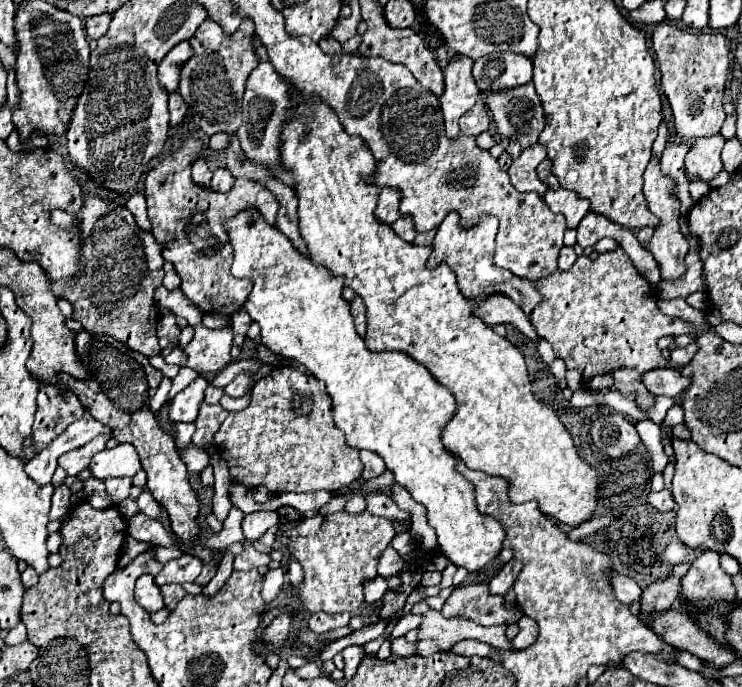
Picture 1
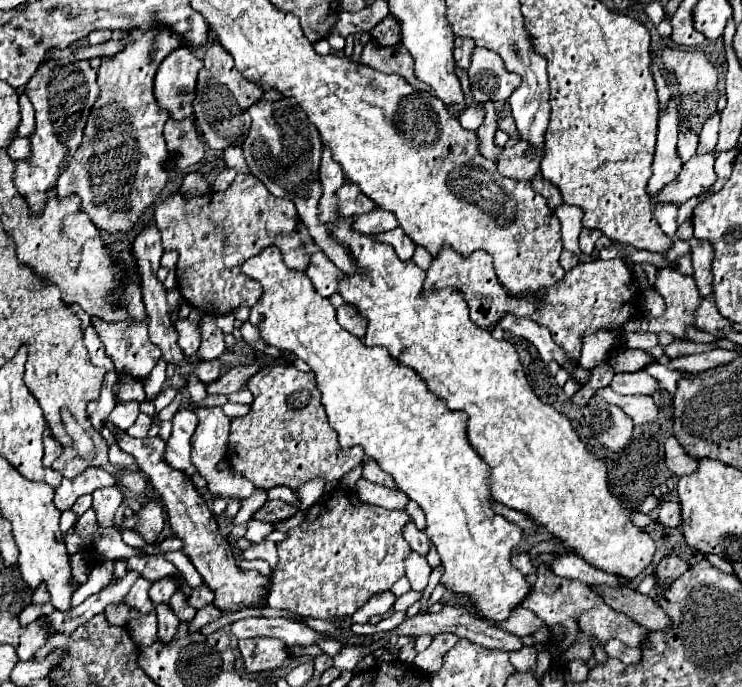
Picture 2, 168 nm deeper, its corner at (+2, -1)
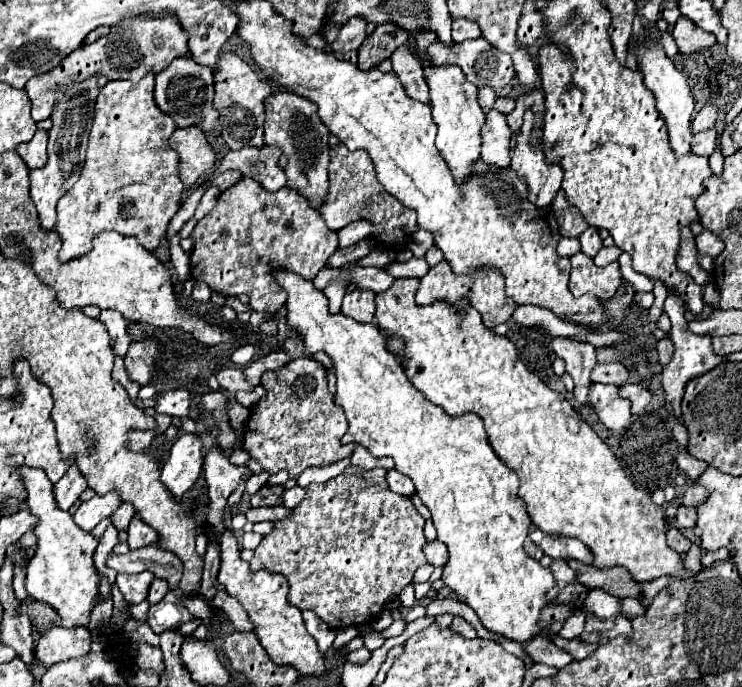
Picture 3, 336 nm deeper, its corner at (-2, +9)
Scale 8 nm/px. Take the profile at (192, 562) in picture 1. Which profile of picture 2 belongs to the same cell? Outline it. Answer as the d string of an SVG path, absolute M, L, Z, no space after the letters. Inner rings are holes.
M164 576L164 580L156 580L156 584L152 584L150 598L154 600L154 604L168 602L176 590L178 590L178 576Z

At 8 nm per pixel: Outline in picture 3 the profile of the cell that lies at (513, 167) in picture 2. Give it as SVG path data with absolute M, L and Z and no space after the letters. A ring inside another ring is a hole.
M492 108L486 114L486 124L482 126L482 160L498 168L508 168L510 136L512 132L508 130L506 116Z

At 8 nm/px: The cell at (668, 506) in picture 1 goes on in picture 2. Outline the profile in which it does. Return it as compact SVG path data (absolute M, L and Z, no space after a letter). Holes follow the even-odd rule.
M662 502L660 504L660 514L658 514L658 520L664 524L664 526L678 526L680 524L680 504L678 502Z

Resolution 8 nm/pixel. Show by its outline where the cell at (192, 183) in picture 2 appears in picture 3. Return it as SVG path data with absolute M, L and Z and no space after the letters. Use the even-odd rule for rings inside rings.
M250 146L236 152L230 150L210 176L220 174L224 170L240 170L242 176L260 182L264 190L276 192L286 186L286 174L278 168L280 154L282 152L276 152L270 146L264 146L262 150Z

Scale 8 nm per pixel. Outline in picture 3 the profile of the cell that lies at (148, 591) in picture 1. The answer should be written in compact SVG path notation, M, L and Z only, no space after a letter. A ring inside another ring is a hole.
M118 574L114 584L124 594L128 604L138 604L146 600L152 580L154 580L152 574Z

